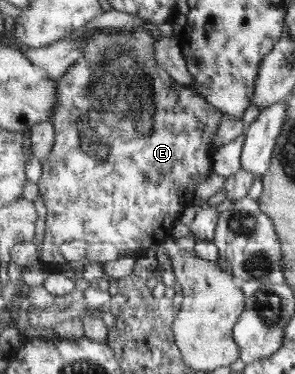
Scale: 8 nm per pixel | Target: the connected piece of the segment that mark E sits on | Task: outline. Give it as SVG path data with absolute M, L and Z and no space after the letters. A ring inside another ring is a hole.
M134 29L127 34L101 34L93 35L87 39L85 54L70 67L69 72L59 80L59 92L52 123L55 124L55 144L48 160L43 162L43 175L40 179L39 191L47 210L46 229L40 253L44 254L42 263L60 263L64 255L61 245L74 240L86 240L86 259L90 263L106 263L120 257L132 256L136 259L145 249L152 249L152 245L159 245L172 238L174 225L182 217L184 209L194 203L194 193L200 183L206 181L213 173L215 151L212 150L212 139L218 133L222 123L221 109L212 105L198 91L188 91L180 82L177 82L165 69L158 65L155 58L156 37L150 35L146 29Z

